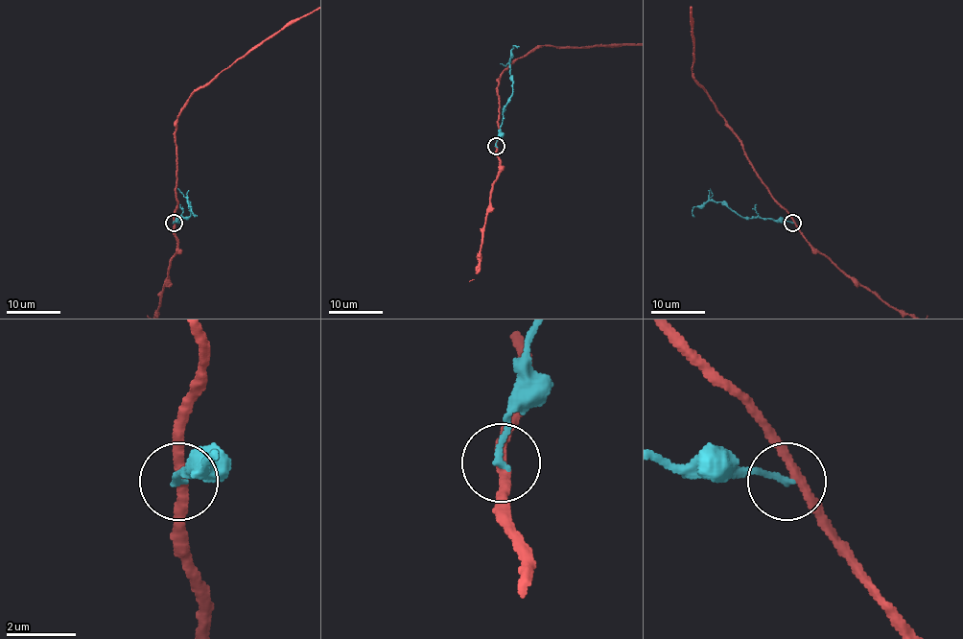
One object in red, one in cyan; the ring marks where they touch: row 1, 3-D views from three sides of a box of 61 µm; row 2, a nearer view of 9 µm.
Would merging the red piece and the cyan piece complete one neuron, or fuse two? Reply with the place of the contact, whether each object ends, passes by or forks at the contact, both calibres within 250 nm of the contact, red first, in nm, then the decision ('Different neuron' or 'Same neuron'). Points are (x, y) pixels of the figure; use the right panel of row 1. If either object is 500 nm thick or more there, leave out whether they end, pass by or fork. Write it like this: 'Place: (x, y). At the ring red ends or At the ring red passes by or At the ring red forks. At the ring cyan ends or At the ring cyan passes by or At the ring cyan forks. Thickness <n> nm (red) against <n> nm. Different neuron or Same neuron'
Place: (792, 223). At the ring red passes by. At the ring cyan ends. Thickness 280 nm (red) against 190 nm. Different neuron

